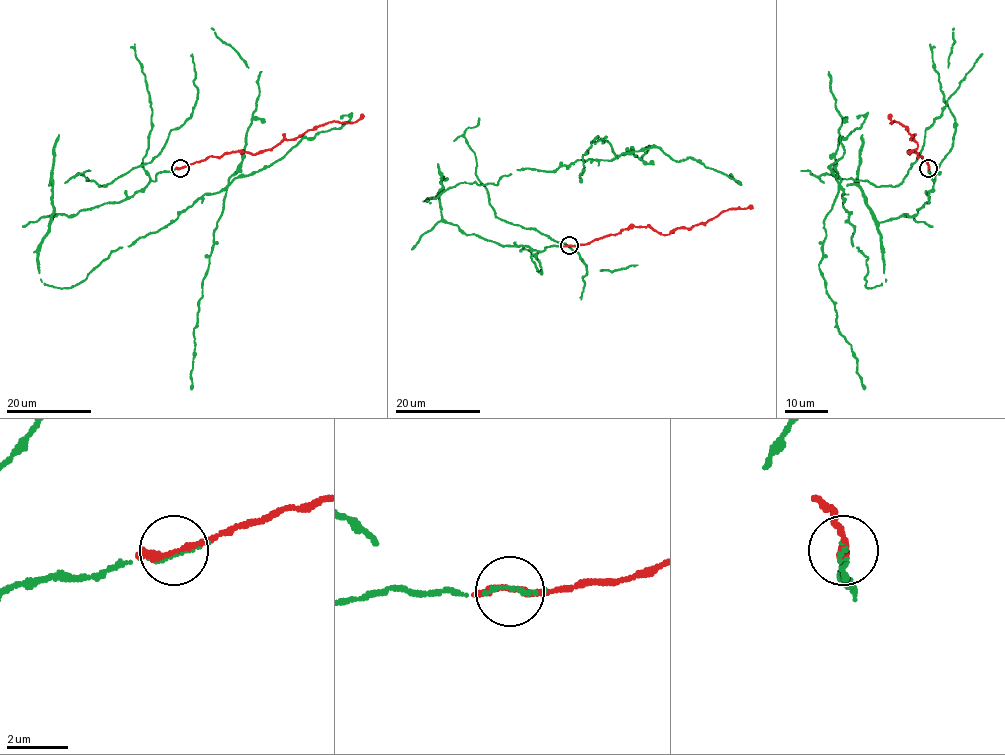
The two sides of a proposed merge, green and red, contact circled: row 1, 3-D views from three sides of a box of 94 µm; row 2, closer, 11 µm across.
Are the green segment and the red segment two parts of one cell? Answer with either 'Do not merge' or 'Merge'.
Merge

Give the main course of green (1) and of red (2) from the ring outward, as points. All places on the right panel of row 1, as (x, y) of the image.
1: (928, 168), (928, 202), (878, 224), (879, 285), (865, 286), (840, 186), (824, 219), (819, 268), (864, 389)
2: (928, 167), (926, 161), (917, 153), (909, 153), (918, 144), (903, 125), (892, 123), (889, 114)

